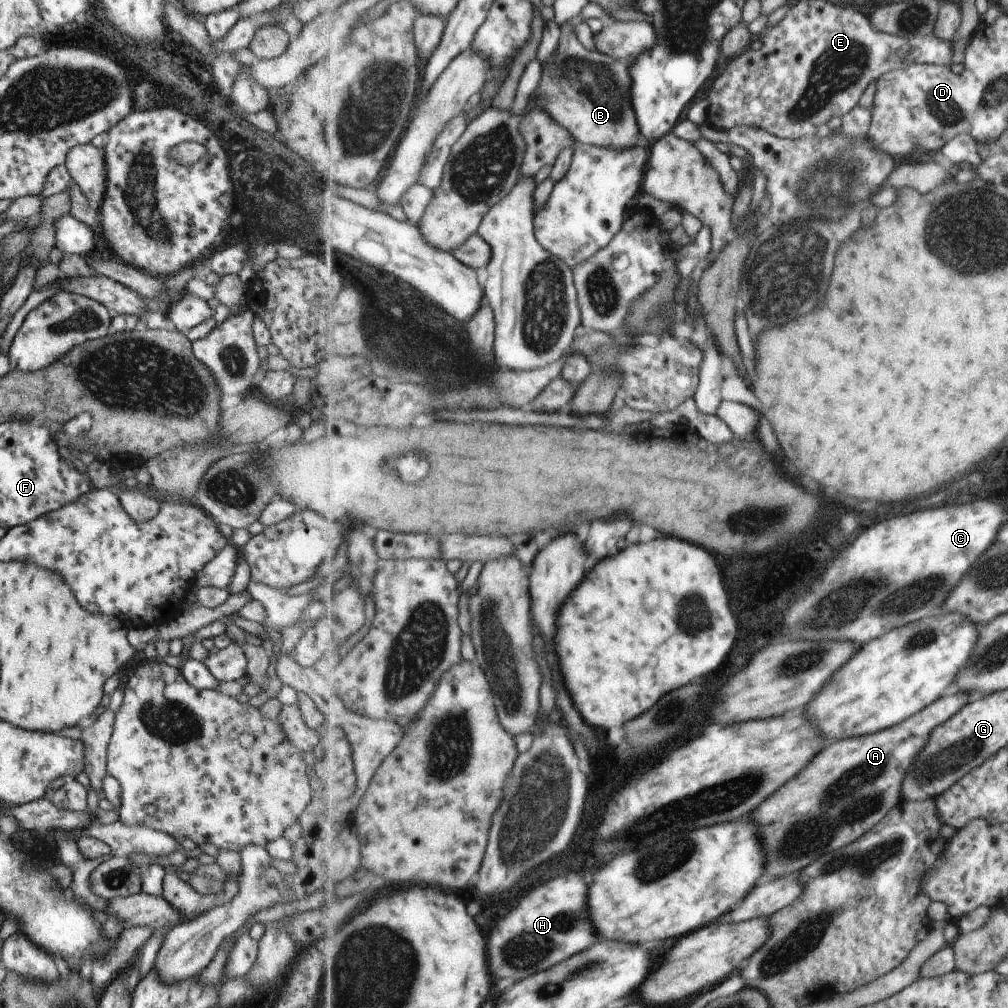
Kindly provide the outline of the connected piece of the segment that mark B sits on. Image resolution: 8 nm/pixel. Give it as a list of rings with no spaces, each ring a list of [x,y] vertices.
[[[573,23],[560,26],[557,60],[553,64],[543,62],[541,90],[529,98],[526,109],[546,109],[555,122],[569,130],[577,144],[631,151],[641,144],[643,136],[633,106],[632,66],[636,58],[614,59],[590,51],[577,40]]]

